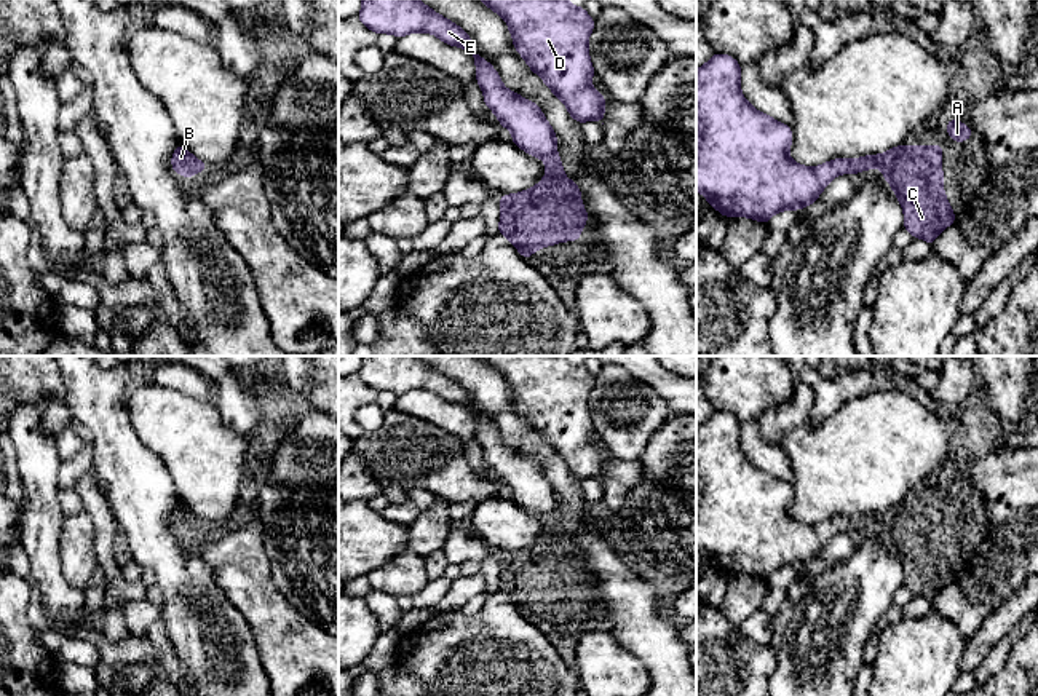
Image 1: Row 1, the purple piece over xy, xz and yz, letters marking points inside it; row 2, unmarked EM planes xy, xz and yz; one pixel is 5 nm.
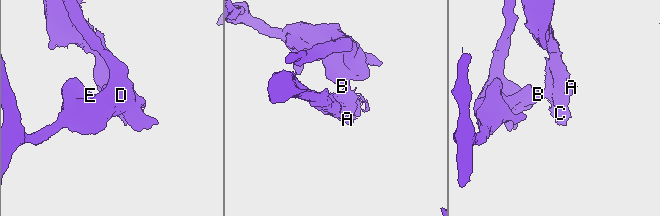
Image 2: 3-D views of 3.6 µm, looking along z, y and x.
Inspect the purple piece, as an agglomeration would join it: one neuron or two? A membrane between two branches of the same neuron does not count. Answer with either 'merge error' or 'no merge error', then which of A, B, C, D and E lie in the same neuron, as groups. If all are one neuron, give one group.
merge error | A C / B D E

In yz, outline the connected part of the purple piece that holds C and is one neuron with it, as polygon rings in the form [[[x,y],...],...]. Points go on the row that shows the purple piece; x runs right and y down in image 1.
[[[897,145],[882,155],[853,158],[858,171],[880,168],[904,209],[904,228],[931,247],[957,217],[944,193],[942,145]]]

